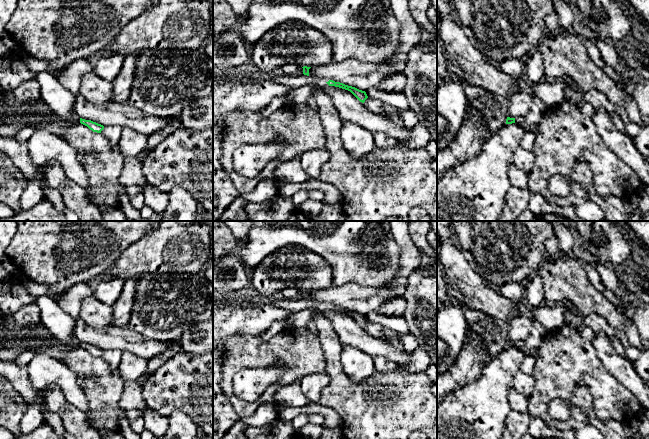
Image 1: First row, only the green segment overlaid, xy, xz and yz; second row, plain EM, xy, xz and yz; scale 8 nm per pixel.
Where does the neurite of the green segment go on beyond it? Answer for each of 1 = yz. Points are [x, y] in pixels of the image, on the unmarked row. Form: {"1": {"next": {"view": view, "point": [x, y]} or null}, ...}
{"1": {"next": {"view": "yz", "point": [520, 344]}}}

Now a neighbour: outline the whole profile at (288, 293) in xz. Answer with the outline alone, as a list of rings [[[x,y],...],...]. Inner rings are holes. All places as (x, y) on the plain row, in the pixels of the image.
[[[285,288],[281,290],[283,299],[294,300],[298,298],[299,290],[297,288]]]

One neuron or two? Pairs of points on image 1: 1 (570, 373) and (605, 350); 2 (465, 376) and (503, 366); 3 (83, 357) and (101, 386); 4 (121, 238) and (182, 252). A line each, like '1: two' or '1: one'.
1: two
2: two
3: one
4: two

